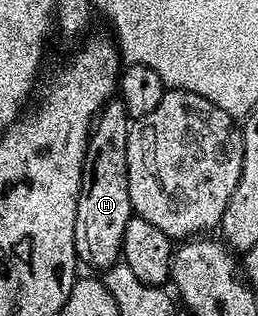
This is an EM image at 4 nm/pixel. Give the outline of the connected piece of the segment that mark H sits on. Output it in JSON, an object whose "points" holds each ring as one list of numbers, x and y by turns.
{"points":[[112,100,99,111,91,128,91,133,87,135,87,151,85,152,85,160,83,161,83,175,81,176,81,188,79,189,79,199,77,200,77,220,73,224,73,244,75,245,75,257,80,263,83,262,93,269,99,270,95,272,103,272,108,268,116,265,120,261,123,252,123,237,125,236,125,224,129,224,129,220,133,216,131,201,129,200,129,172,127,171,127,145,129,144,129,132,131,131,131,122,127,116,125,104,118,100]]}

